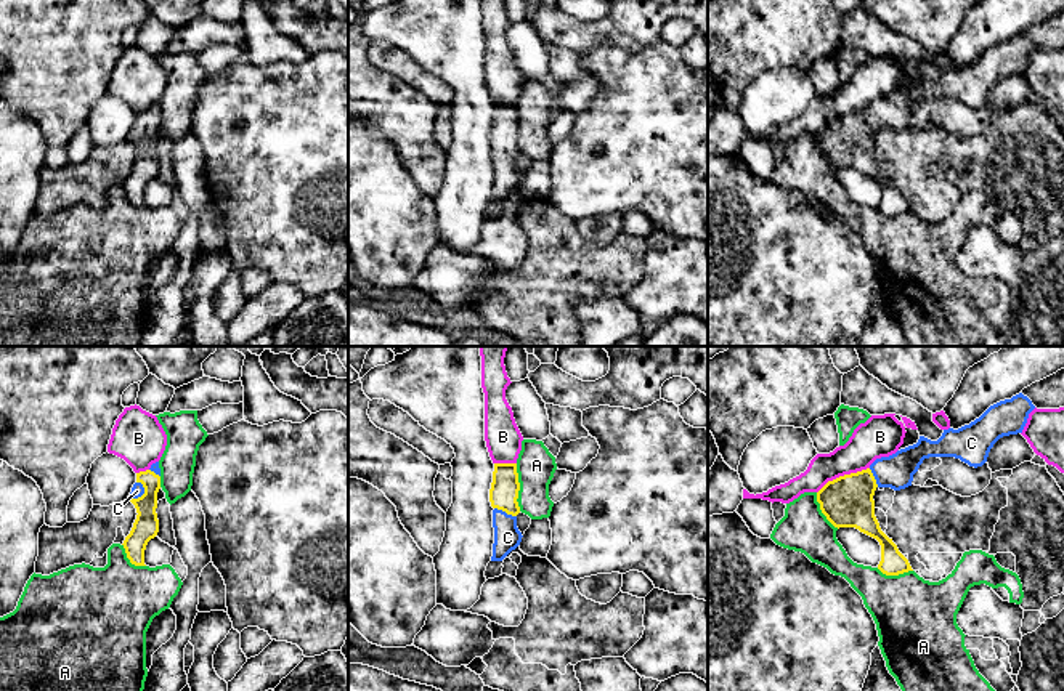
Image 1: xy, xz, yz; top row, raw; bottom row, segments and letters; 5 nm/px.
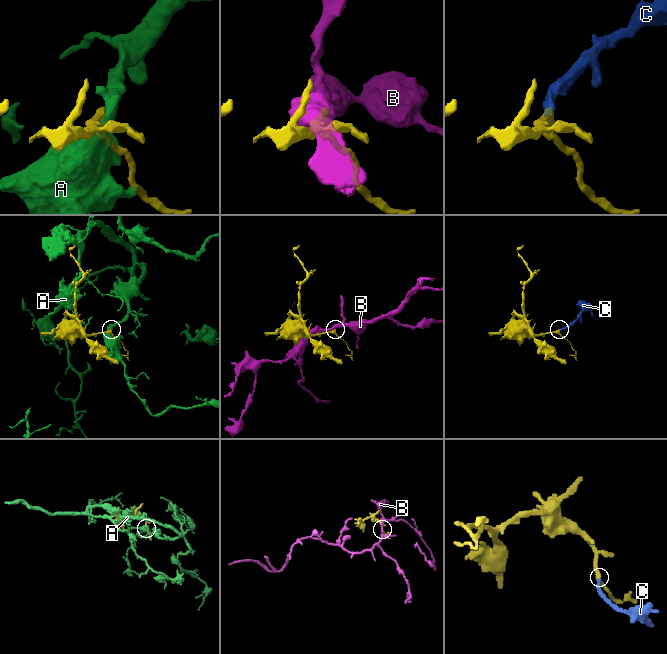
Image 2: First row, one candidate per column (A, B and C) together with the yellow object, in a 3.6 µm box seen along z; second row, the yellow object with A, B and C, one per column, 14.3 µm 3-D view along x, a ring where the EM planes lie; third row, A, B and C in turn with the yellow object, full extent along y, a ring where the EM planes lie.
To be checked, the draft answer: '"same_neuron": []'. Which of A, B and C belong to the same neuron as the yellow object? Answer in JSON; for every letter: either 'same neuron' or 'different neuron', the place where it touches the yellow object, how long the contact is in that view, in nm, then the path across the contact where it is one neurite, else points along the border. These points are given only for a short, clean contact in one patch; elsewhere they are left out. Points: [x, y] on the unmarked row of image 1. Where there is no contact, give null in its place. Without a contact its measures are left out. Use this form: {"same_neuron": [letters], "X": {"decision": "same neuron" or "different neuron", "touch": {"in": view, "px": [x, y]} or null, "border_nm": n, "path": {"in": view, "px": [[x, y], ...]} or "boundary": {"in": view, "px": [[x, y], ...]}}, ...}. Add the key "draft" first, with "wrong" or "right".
{"draft": "wrong", "same_neuron": ["C"], "A": {"decision": "different neuron", "touch": {"in": "xz", "px": [519, 129]}, "border_nm": 240}, "B": {"decision": "different neuron", "touch": {"in": "yz", "px": [844, 116]}, "border_nm": 300}, "C": {"decision": "same neuron", "touch": {"in": "xy", "px": [143, 135]}, "border_nm": 100, "path": {"in": "xy", "px": [[145, 169], [143, 135], [137, 132]]}}}

